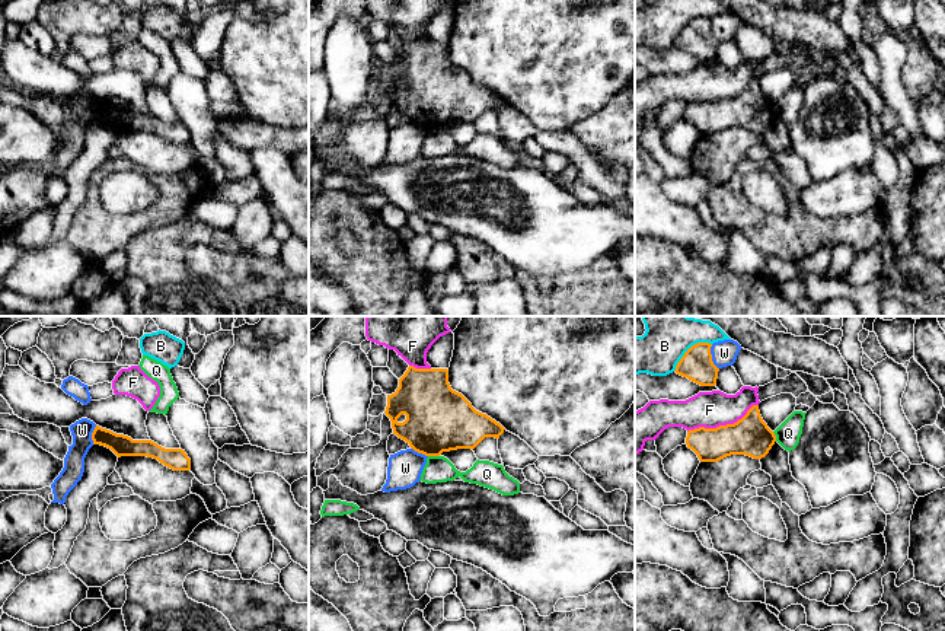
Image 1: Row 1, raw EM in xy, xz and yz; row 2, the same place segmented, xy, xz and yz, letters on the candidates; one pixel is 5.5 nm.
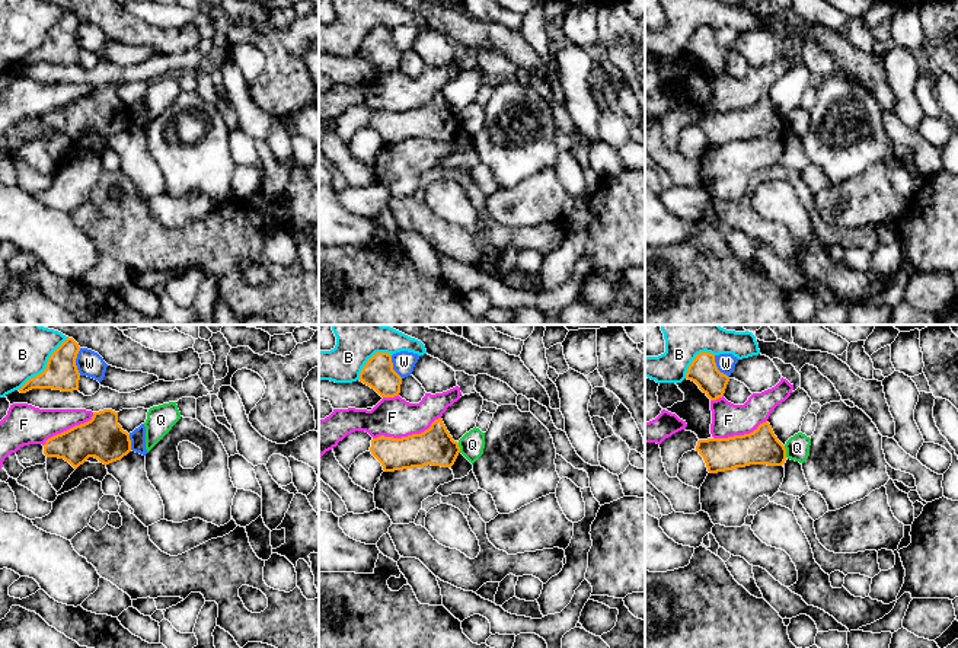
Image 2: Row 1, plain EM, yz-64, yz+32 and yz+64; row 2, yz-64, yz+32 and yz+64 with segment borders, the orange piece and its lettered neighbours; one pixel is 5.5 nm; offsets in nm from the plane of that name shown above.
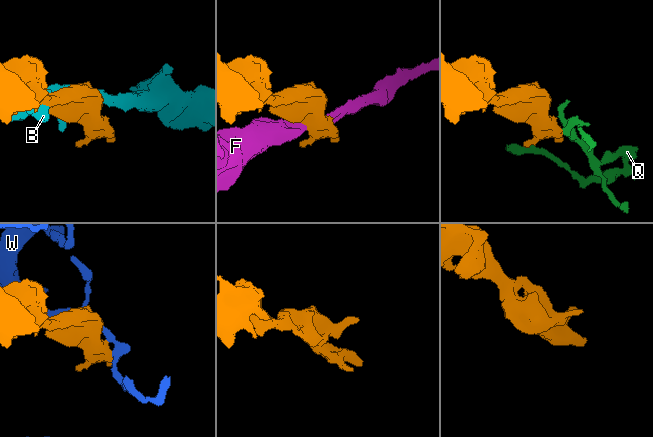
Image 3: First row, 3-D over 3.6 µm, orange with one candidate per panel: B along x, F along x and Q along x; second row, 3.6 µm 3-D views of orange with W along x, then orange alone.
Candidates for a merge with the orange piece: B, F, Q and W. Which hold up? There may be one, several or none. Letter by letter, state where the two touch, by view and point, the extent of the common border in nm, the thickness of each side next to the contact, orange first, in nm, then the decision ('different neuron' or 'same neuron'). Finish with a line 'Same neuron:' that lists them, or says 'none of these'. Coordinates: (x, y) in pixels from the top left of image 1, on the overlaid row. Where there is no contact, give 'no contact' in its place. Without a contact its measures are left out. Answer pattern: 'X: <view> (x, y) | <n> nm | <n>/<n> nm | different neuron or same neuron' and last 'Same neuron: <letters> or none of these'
B: yz (689, 349) | 260 nm | 180/260 nm | different neuron
F: yz (722, 426) | 420 nm | 220/200 nm | different neuron
Q: xz (434, 455) | 60 nm | 360/140 nm | different neuron
W: yz (711, 357) | 150 nm | 180/140 nm | different neuron
Same neuron: none of these

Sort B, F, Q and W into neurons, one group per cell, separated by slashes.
B / F / Q / W

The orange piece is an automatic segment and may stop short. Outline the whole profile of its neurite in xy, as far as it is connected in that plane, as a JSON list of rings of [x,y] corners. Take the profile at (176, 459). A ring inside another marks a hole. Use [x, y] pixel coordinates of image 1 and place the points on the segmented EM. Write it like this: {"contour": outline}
{"contour": [[[95,427],[92,433],[93,444],[111,449],[118,458],[121,456],[147,456],[157,459],[173,471],[189,471],[191,459],[182,449],[165,449],[151,440],[133,440],[128,436],[116,434],[111,430]]]}

